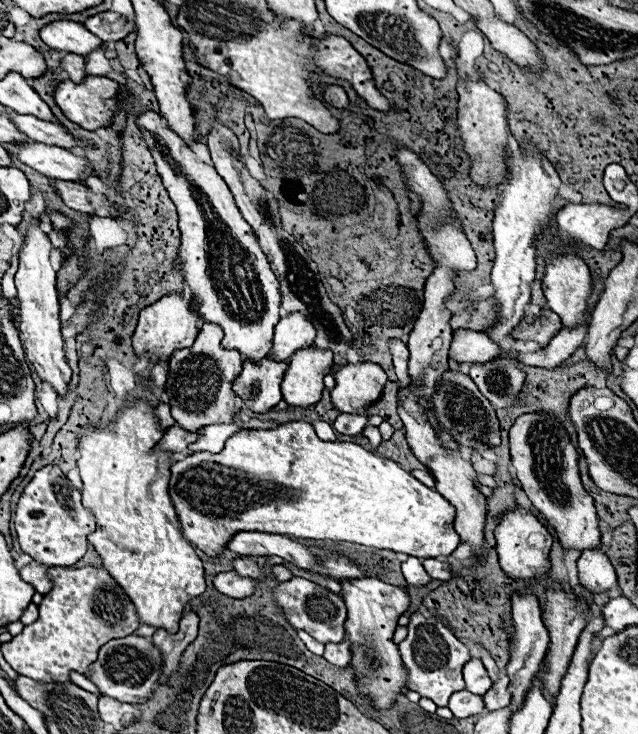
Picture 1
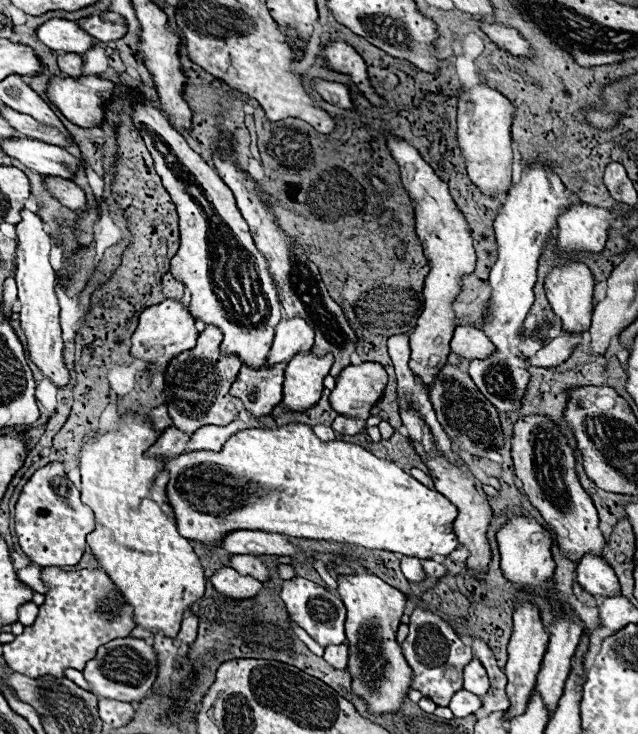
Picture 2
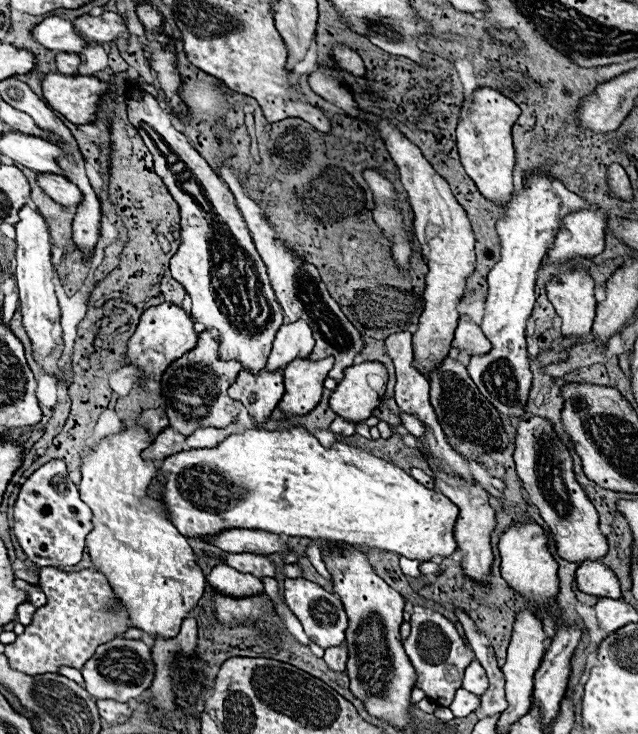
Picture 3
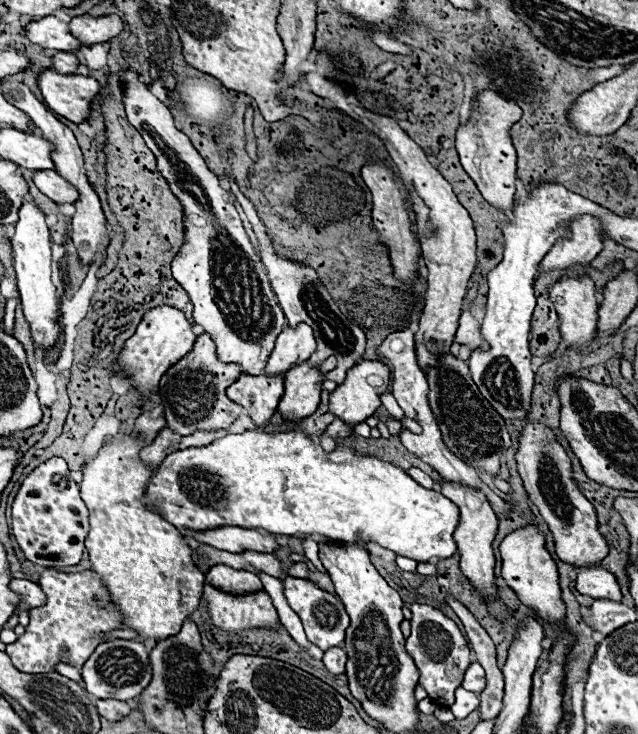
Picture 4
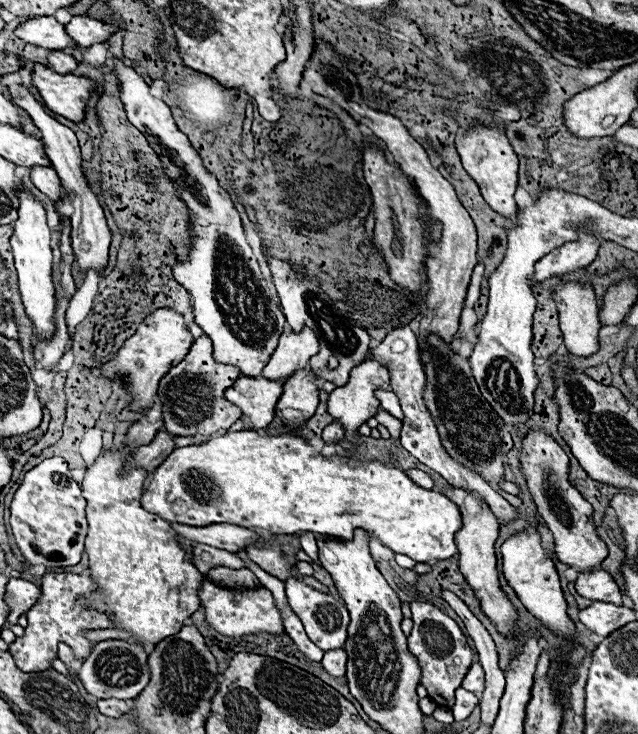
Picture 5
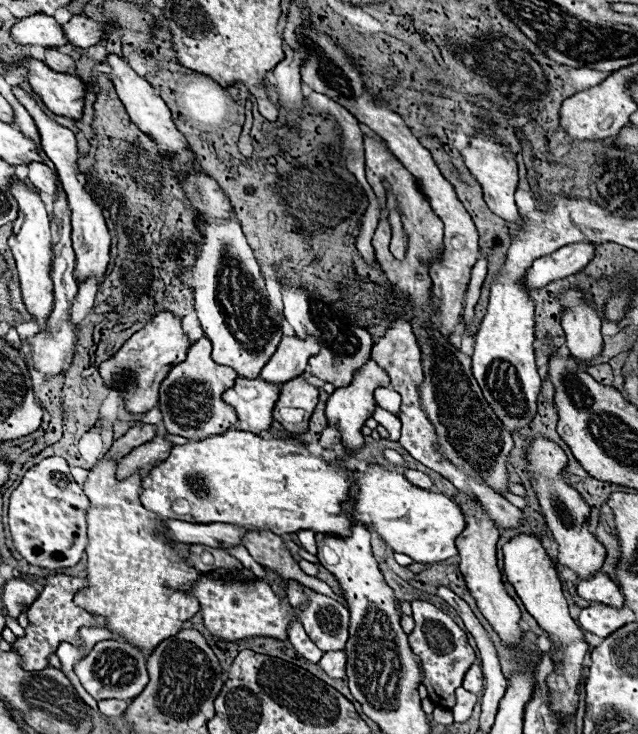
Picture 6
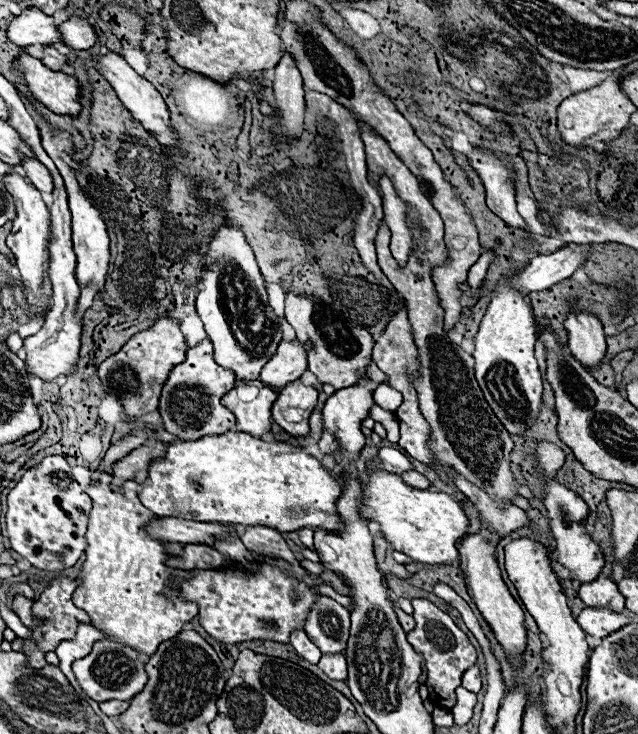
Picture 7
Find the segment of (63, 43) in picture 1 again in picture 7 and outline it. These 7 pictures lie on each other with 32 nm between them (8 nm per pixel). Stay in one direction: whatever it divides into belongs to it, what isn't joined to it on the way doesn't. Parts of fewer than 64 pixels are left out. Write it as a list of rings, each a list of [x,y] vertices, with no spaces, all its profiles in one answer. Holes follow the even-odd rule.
[[[26,8],[20,16],[14,16],[6,28],[8,40],[16,46],[30,44],[56,44],[62,42],[56,24],[50,16],[42,14],[38,8]]]

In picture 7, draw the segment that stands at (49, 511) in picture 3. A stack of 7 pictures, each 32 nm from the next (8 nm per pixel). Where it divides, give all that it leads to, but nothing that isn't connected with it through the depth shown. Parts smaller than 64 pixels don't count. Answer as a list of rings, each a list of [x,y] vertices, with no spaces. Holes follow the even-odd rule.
[[[46,456],[40,464],[32,466],[6,496],[6,504],[8,504],[6,530],[8,530],[12,550],[18,552],[24,560],[28,560],[32,566],[46,572],[62,572],[74,566],[76,560],[84,554],[84,546],[86,546],[84,534],[86,534],[90,510],[92,510],[92,500],[80,488],[80,484],[72,480],[68,470],[70,466],[62,456]]]

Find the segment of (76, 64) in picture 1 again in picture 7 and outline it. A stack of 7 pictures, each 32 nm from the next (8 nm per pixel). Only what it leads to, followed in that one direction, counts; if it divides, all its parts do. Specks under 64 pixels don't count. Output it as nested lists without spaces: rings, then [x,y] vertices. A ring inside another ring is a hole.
[[[44,46],[44,58],[42,58],[42,64],[50,70],[60,70],[62,64],[68,62],[68,56],[60,54],[54,46]]]

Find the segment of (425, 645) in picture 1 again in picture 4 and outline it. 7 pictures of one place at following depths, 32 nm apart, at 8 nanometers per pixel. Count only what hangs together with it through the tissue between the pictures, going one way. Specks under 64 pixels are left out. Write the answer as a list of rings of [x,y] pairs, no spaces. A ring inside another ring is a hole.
[[[412,604],[412,634],[406,638],[406,650],[414,656],[414,662],[420,670],[420,686],[428,692],[428,696],[438,706],[452,706],[454,704],[454,690],[462,684],[466,668],[472,664],[472,650],[448,616],[428,604]]]

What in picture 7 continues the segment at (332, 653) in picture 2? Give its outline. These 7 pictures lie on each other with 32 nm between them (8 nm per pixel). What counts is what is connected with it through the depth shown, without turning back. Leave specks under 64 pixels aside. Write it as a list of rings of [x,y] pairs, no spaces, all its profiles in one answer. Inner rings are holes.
[[[322,656],[318,668],[334,680],[348,680],[348,664],[344,656]]]

